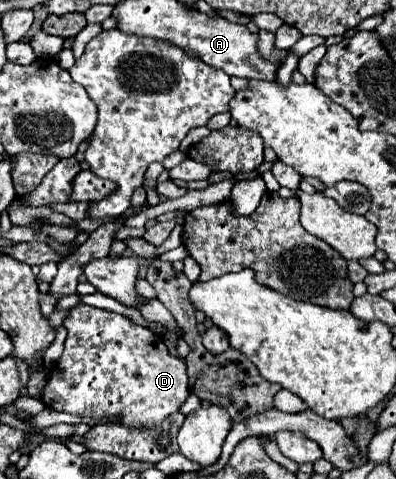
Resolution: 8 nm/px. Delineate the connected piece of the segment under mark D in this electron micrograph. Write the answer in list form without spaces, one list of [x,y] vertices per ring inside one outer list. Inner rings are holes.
[[[83,303],[67,311],[63,327],[67,329],[65,349],[49,371],[41,399],[45,407],[91,419],[119,419],[125,427],[151,431],[187,401],[191,391],[185,359],[171,355],[163,337],[149,327]]]

